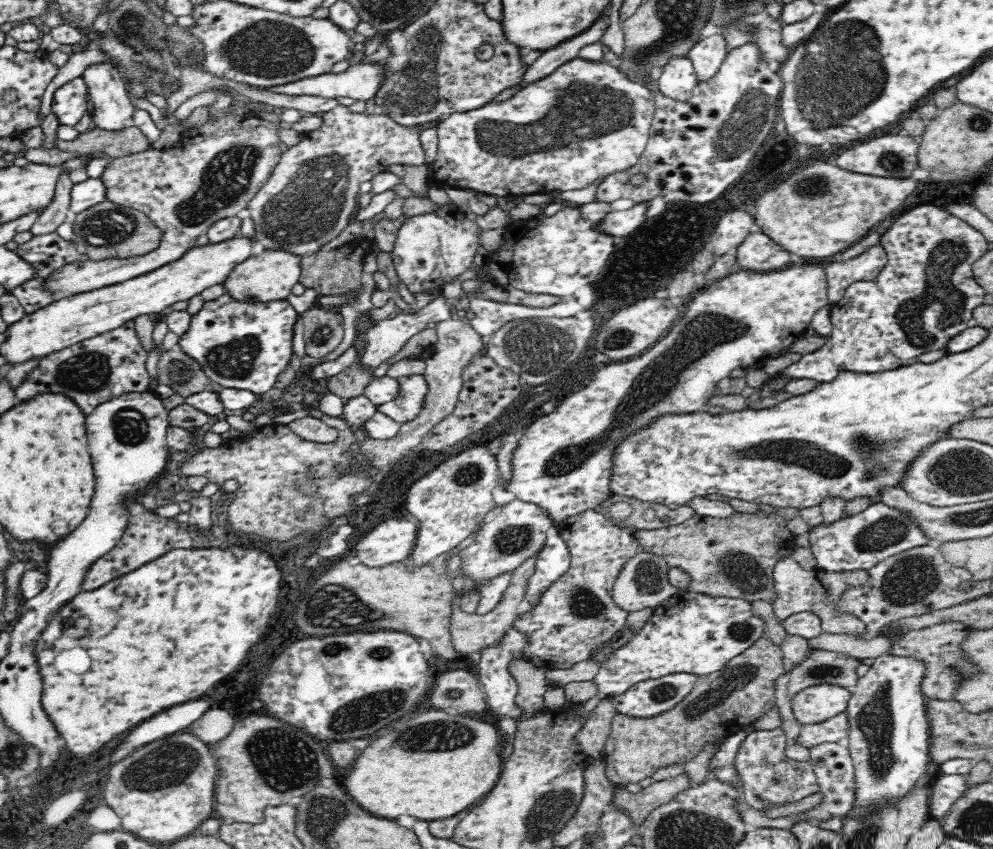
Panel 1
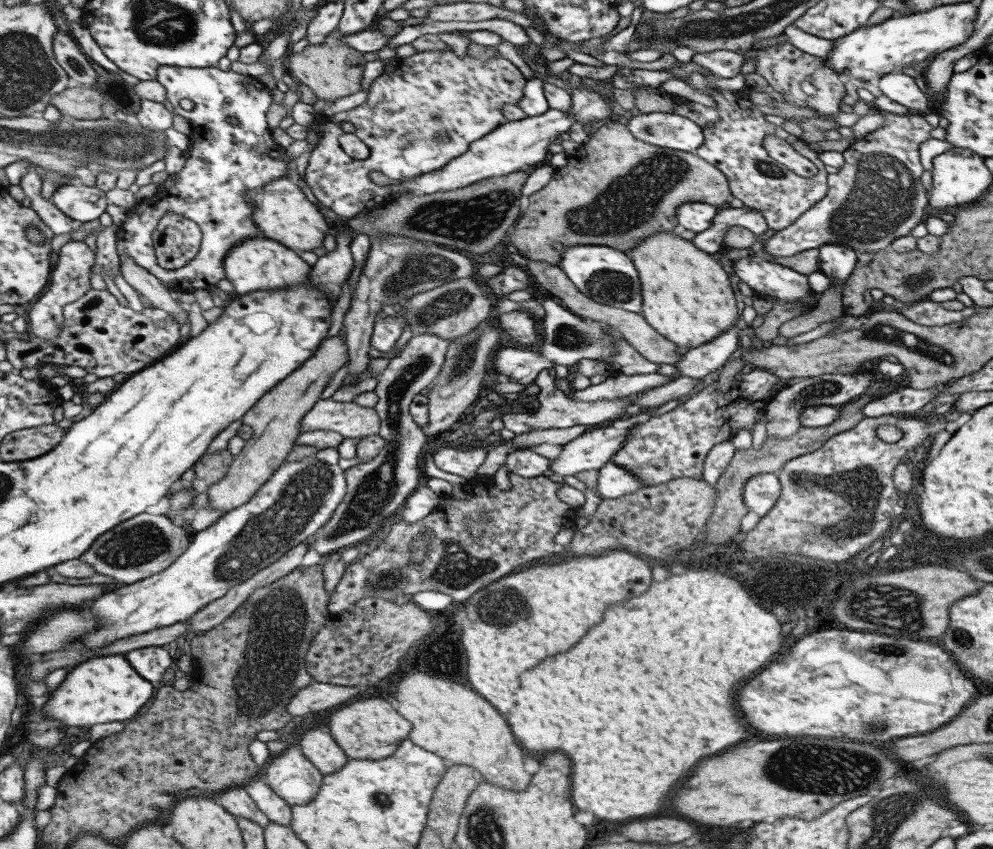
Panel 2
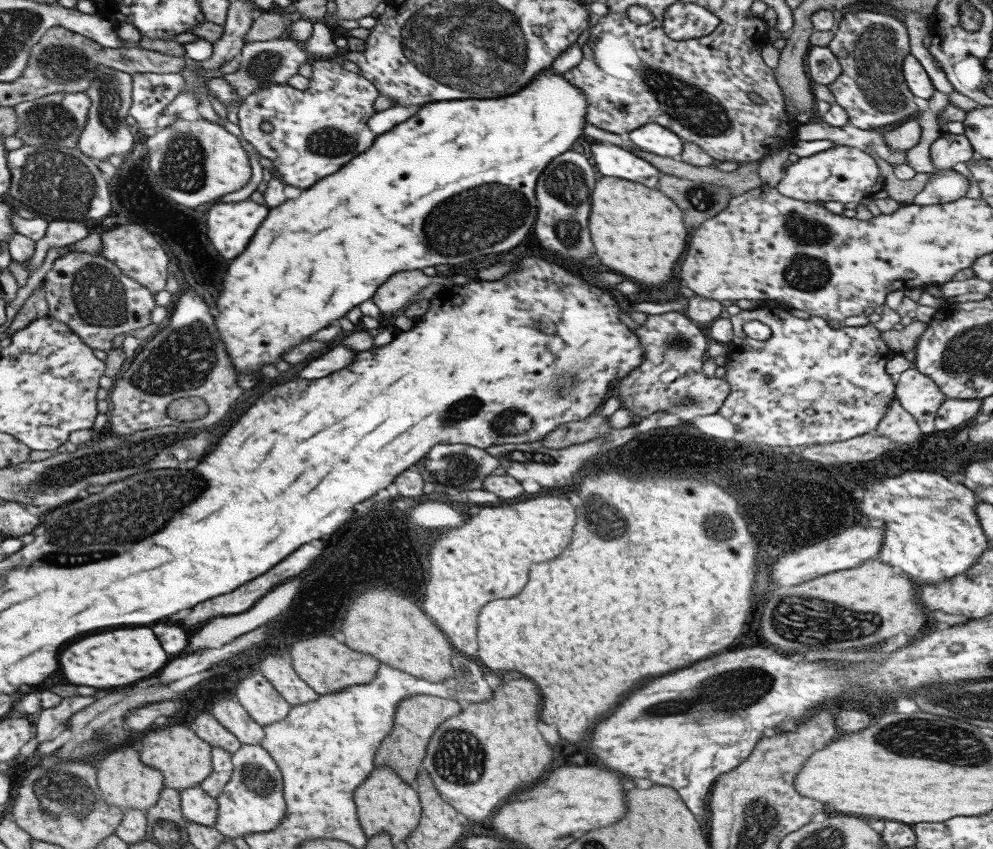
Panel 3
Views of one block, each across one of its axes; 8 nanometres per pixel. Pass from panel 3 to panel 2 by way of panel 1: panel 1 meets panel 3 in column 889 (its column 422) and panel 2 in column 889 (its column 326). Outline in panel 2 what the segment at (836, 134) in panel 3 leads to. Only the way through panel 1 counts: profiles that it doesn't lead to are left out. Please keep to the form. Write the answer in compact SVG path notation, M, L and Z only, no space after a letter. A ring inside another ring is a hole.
M881 111L881 114L884 117L882 127L855 139L854 144L843 152L845 165L838 173L827 176L828 193L822 201L810 207L790 226L776 231L763 246L765 252L771 256L794 256L811 248L818 249L824 243L834 243L849 244L858 255L870 257L874 252L888 248L893 240L910 235L912 228L925 221L929 200L920 181L924 170L918 150L922 142L931 138L933 127L924 119L924 114L899 115L888 111Z

